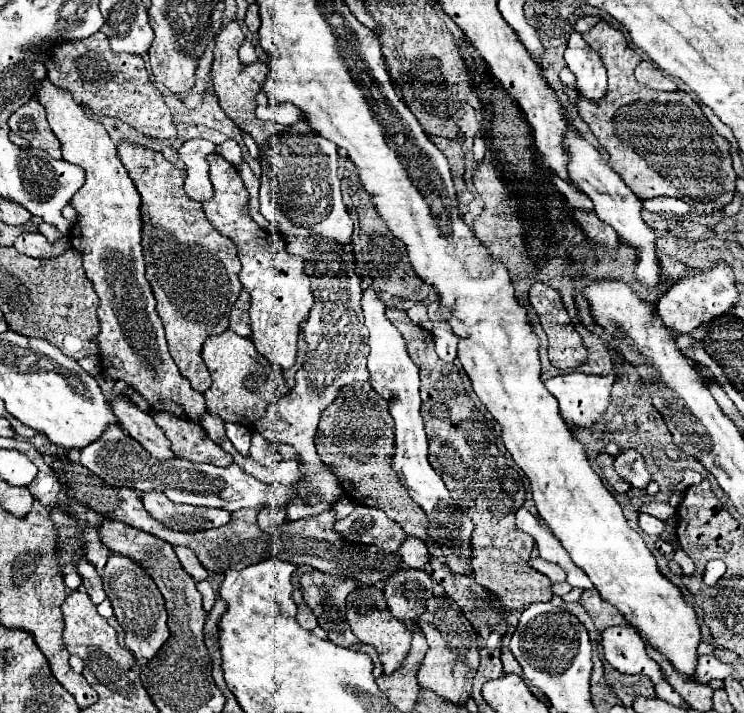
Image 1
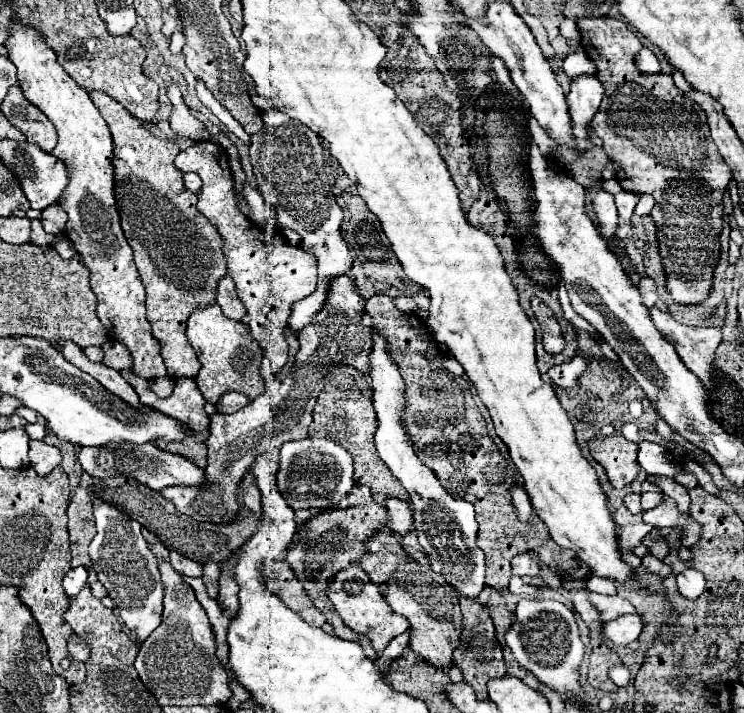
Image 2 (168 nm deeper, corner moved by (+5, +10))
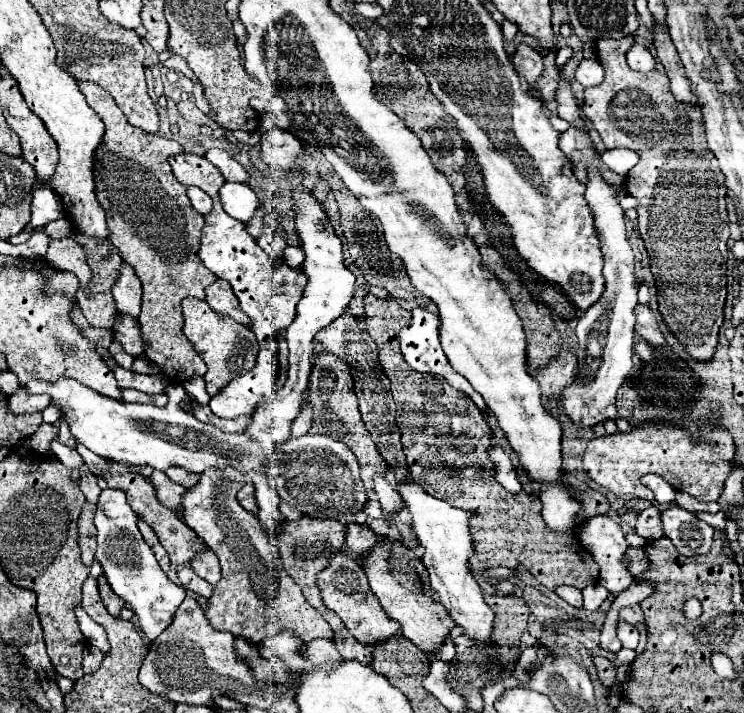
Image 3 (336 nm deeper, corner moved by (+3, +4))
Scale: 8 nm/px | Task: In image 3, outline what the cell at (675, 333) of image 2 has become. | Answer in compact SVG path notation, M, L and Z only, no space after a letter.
M646 305L636 307L636 335L646 339L654 347L666 347L666 337L662 335L652 309Z

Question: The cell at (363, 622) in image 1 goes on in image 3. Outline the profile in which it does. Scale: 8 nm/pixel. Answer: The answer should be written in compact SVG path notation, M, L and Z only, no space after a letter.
M348 551L338 553L330 561L328 569L324 569L318 575L318 587L322 593L324 605L328 609L332 609L344 621L350 635L356 637L362 645L374 647L374 643L386 641L386 639L394 637L396 633L400 633L400 623L396 623L394 619L388 619L388 615L384 615L384 609L380 607L376 595L368 587L368 579L364 575L364 569L360 567L360 559L350 555Z

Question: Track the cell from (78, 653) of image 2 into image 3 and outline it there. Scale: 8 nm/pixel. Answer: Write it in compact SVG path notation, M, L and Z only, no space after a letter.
M96 647L84 649L84 661L82 661L84 673L94 673L94 671L98 671L102 659L104 659L104 655L102 655L100 649L96 649Z

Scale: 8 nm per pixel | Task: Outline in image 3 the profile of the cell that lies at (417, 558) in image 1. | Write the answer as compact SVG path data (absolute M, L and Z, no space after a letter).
M382 475L374 477L374 491L378 495L378 501L380 501L382 511L386 513L386 517L394 517L398 511L404 509L404 503L402 503L398 491Z

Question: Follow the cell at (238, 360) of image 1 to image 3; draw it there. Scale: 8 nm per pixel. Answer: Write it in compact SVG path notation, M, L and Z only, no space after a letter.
M184 299L182 313L184 313L184 335L194 345L196 353L204 359L208 367L204 381L210 397L218 395L232 379L236 379L242 373L248 373L256 365L254 361L258 355L258 341L250 327L236 323L228 315L216 313L206 301L200 299Z

